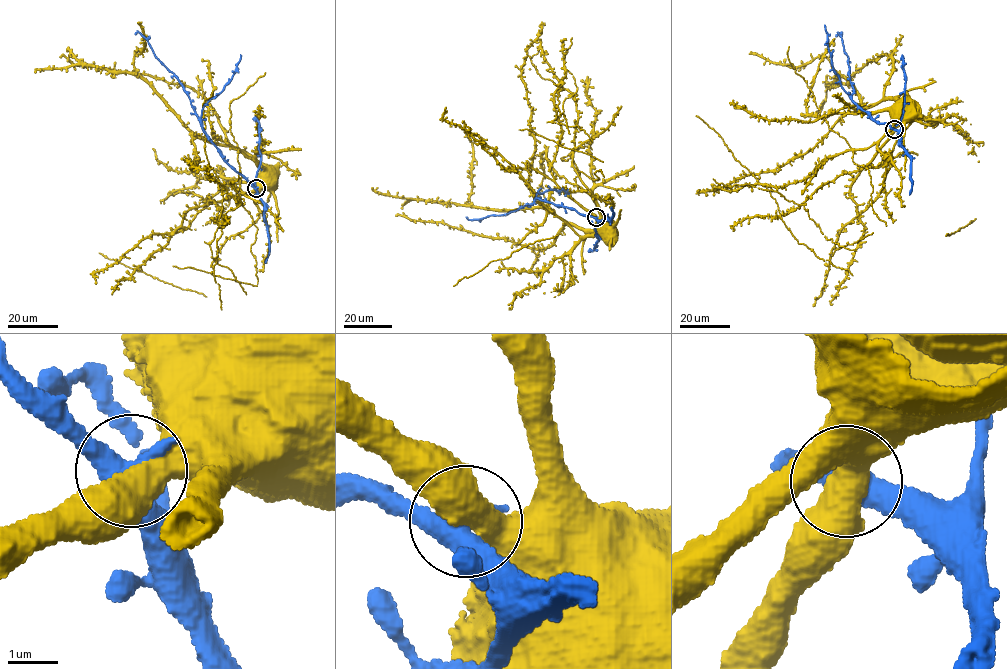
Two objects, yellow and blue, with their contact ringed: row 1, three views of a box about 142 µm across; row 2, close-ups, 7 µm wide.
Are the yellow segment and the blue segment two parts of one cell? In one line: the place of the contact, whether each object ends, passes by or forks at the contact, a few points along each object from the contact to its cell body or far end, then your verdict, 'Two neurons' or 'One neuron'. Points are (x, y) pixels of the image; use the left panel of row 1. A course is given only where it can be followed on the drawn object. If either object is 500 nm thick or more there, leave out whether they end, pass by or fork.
Place: (256, 188). Course of yellow: (256, 188), (265, 175). Course of blue: (256, 188), (233, 169), (211, 140), (177, 77), (156, 57), (148, 42), (138, 32), (135, 34). Two neurons

